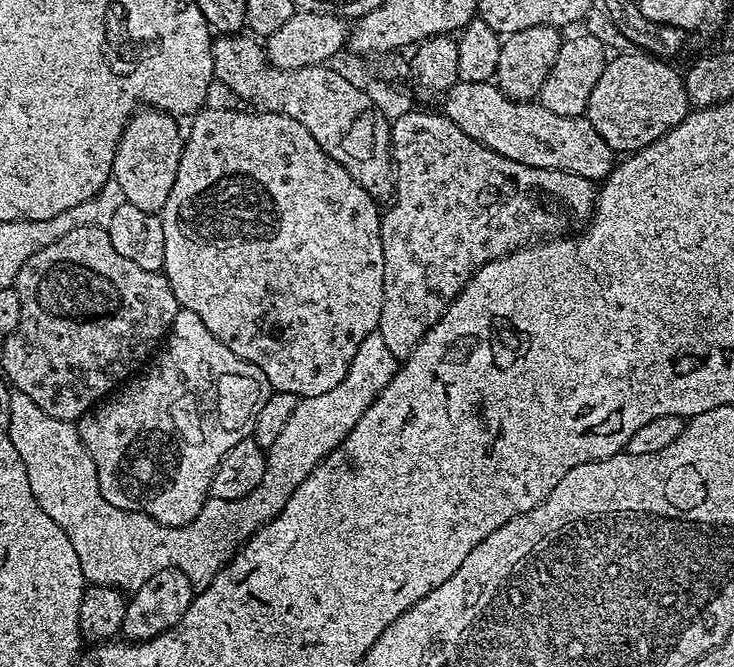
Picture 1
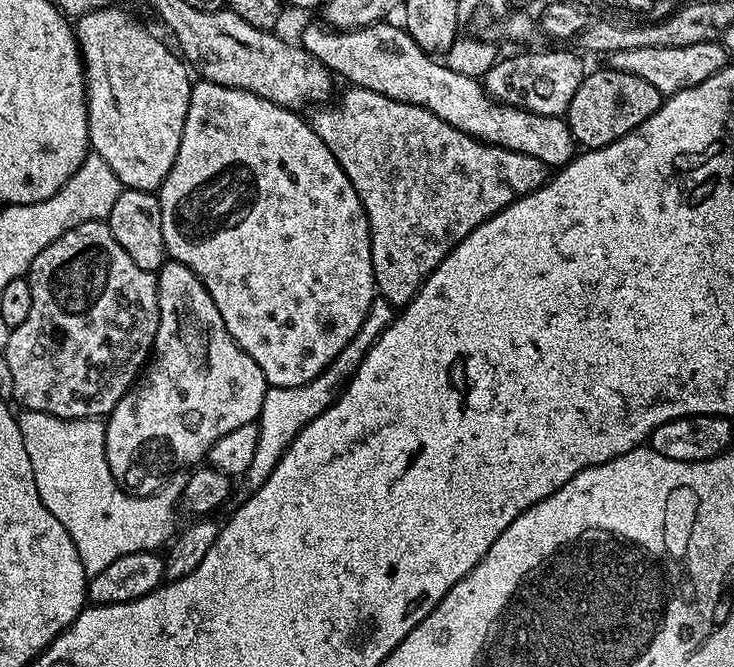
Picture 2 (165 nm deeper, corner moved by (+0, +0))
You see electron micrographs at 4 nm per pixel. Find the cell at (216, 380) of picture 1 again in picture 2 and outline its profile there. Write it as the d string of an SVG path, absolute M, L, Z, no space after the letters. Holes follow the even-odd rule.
M169 259L156 273L156 285L158 286L160 317L158 318L156 340L152 343L150 359L141 371L136 383L128 389L126 395L118 402L118 406L114 406L114 410L106 418L104 426L104 457L110 466L110 474L114 474L114 478L120 483L124 491L131 492L134 496L149 496L158 491L163 487L165 481L173 475L172 464L199 465L207 457L209 450L214 446L214 442L218 442L218 438L222 438L224 434L230 434L230 430L238 430L238 426L246 426L259 421L262 398L268 393L270 387L258 366L258 362L254 362L254 358L250 358L250 354L246 354L233 342L232 335L226 330L226 322L222 322L222 314L218 314L218 306L214 306L214 298L210 298L206 286L194 274L194 270L182 266L174 259Z

